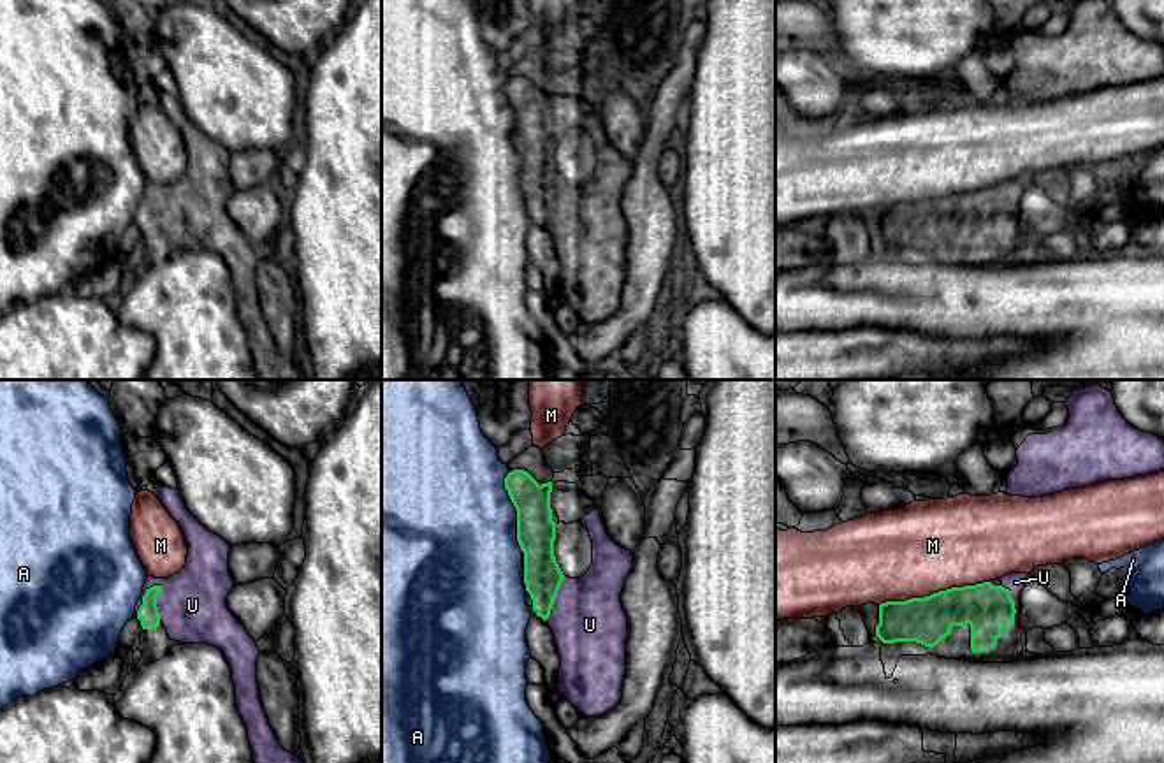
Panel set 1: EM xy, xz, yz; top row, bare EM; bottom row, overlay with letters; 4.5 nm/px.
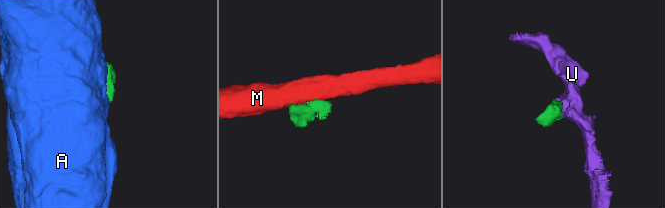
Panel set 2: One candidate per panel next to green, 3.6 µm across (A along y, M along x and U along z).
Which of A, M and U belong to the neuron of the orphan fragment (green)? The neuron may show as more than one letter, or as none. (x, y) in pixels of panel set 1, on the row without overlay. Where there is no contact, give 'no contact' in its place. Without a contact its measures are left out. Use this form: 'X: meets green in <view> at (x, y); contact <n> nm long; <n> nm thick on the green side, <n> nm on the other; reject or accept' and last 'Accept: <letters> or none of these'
A: meets green in xz at (517, 118); contact 380 nm long; 180 nm thick on the green side, 480 nm on the other; reject
M: meets green in yz at (934, 199); contact 500 nm long; 220 nm thick on the green side, 420 nm on the other; reject
U: meets green in xy at (143, 203); contact 190 nm long; 100 nm thick on the green side, 320 nm on the other; accept
Accept: U

